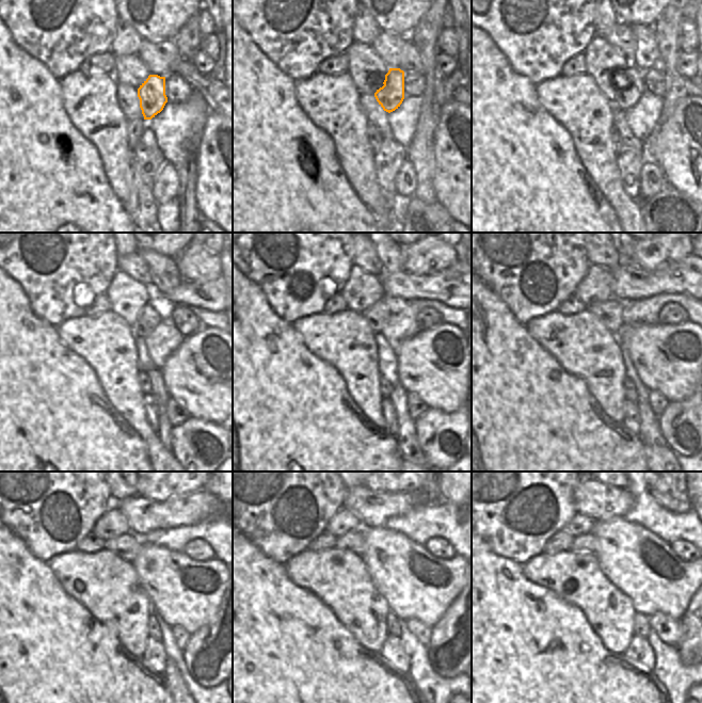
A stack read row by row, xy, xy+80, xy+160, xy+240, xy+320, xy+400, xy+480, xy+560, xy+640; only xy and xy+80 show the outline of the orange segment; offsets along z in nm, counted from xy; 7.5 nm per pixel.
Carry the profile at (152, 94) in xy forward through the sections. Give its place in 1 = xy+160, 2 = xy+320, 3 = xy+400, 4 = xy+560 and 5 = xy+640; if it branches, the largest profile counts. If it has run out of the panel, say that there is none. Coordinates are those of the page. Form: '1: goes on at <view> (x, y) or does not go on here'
1: goes on at xy+160 (628, 84)
2: goes on at xy+320 (378, 315)
3: goes on at xy+400 (610, 312)
4: goes on at xy+560 (353, 541)
5: goes on at xy+640 (587, 543)

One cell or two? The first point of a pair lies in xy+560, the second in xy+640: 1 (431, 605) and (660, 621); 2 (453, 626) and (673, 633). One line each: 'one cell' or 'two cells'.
1: two cells
2: two cells

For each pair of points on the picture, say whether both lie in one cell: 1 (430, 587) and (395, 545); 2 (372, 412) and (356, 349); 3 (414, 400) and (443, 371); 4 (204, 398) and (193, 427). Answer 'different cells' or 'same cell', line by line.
1: same cell
2: same cell
3: different cells
4: different cells

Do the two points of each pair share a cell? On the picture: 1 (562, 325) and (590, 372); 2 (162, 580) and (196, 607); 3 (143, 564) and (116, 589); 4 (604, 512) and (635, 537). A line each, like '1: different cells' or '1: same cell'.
1: same cell
2: same cell
3: different cells
4: different cells

